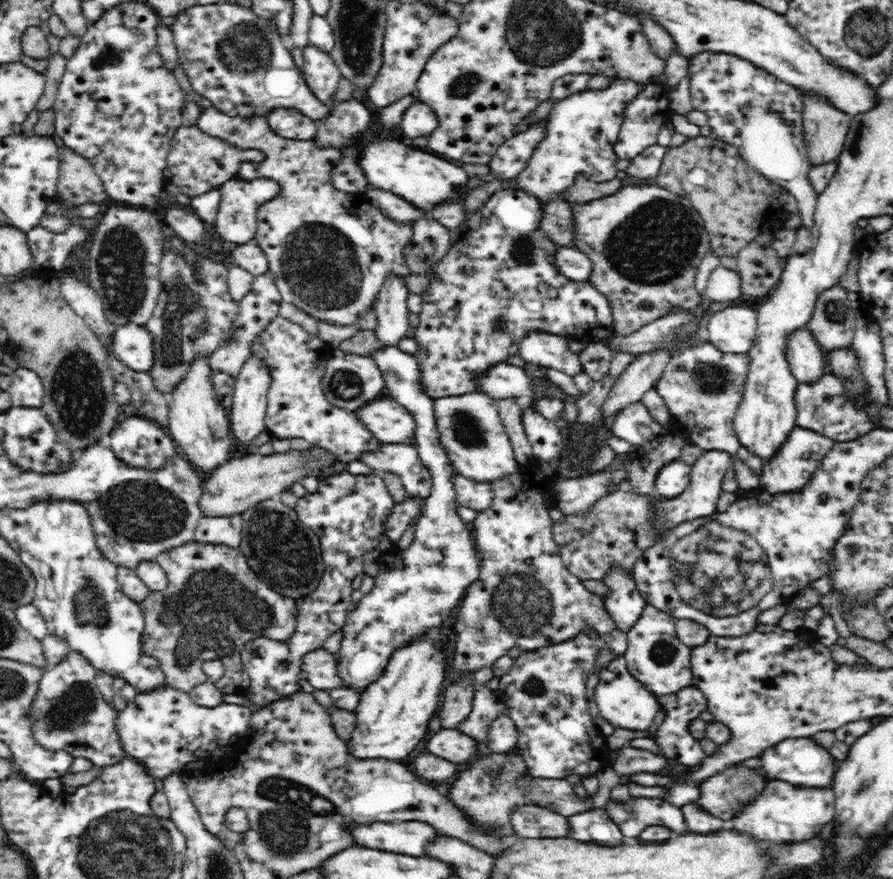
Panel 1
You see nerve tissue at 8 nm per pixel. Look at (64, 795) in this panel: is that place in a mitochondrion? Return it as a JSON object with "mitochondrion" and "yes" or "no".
{"mitochondrion":"no"}

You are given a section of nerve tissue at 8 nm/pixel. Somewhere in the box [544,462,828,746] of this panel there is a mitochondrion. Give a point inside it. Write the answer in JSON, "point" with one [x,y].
{"point":[713,568]}

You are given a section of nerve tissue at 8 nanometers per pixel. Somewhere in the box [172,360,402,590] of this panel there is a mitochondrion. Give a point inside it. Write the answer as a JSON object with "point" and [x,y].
{"point":[346,385]}

